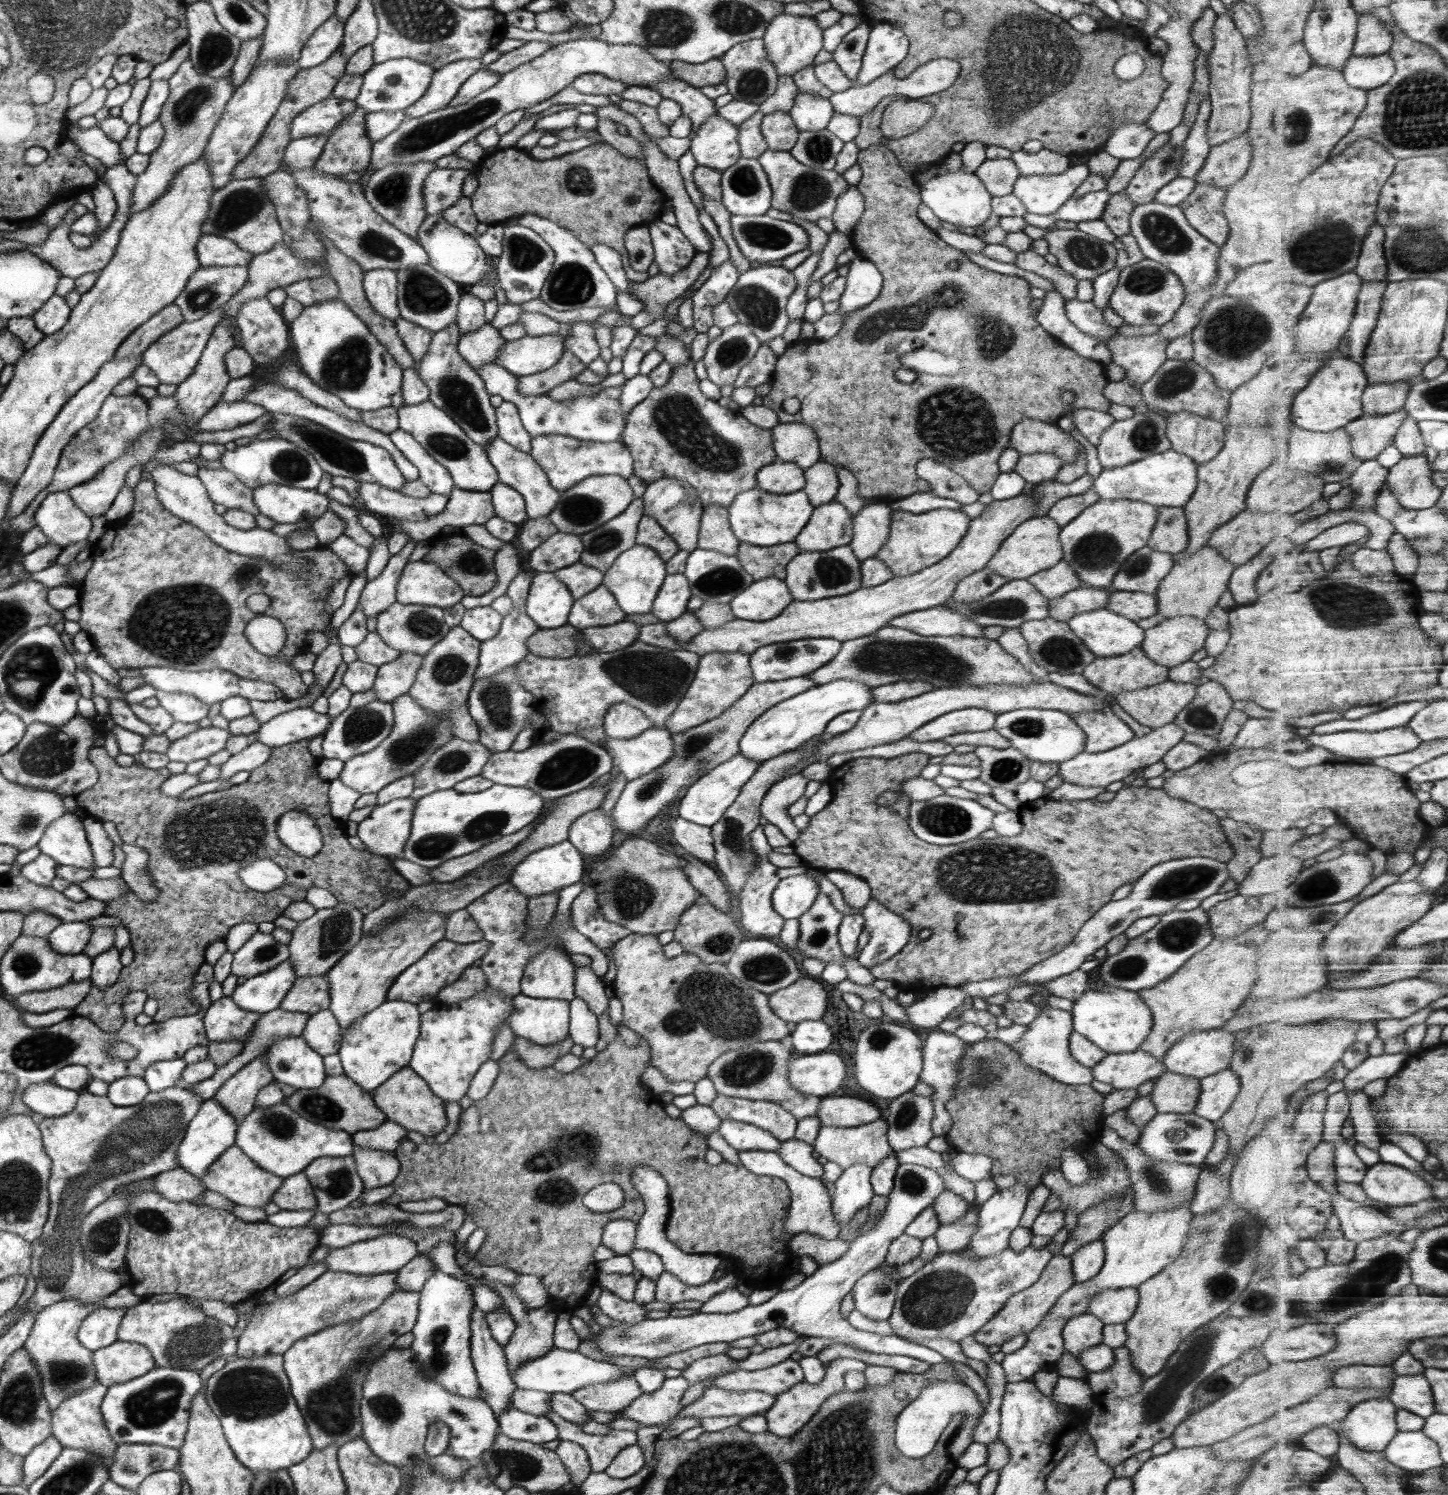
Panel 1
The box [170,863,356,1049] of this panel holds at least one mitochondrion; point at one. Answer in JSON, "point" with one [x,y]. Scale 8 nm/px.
{"point":[266,954]}

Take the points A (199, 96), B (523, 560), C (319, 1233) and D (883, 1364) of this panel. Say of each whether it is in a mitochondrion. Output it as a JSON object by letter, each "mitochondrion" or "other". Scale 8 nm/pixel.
{"A":"mitochondrion","B":"other","C":"other","D":"other"}

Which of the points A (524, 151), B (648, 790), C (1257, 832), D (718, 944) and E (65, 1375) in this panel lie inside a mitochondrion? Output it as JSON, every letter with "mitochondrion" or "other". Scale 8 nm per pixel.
{"A":"other","B":"mitochondrion","C":"other","D":"mitochondrion","E":"mitochondrion"}

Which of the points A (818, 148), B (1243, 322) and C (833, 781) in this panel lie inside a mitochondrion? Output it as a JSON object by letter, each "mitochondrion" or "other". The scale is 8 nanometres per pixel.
{"A":"mitochondrion","B":"mitochondrion","C":"other"}

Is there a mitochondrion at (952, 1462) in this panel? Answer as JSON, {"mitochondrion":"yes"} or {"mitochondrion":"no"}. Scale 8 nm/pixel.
{"mitochondrion":"no"}

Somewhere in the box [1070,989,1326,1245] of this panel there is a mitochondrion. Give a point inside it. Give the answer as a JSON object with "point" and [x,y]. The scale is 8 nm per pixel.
{"point":[1158,1182]}

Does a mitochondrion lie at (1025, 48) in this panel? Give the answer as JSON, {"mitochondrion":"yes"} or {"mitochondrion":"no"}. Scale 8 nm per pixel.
{"mitochondrion":"yes"}

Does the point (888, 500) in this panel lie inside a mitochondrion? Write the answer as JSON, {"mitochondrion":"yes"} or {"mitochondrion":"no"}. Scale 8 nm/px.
{"mitochondrion":"no"}

